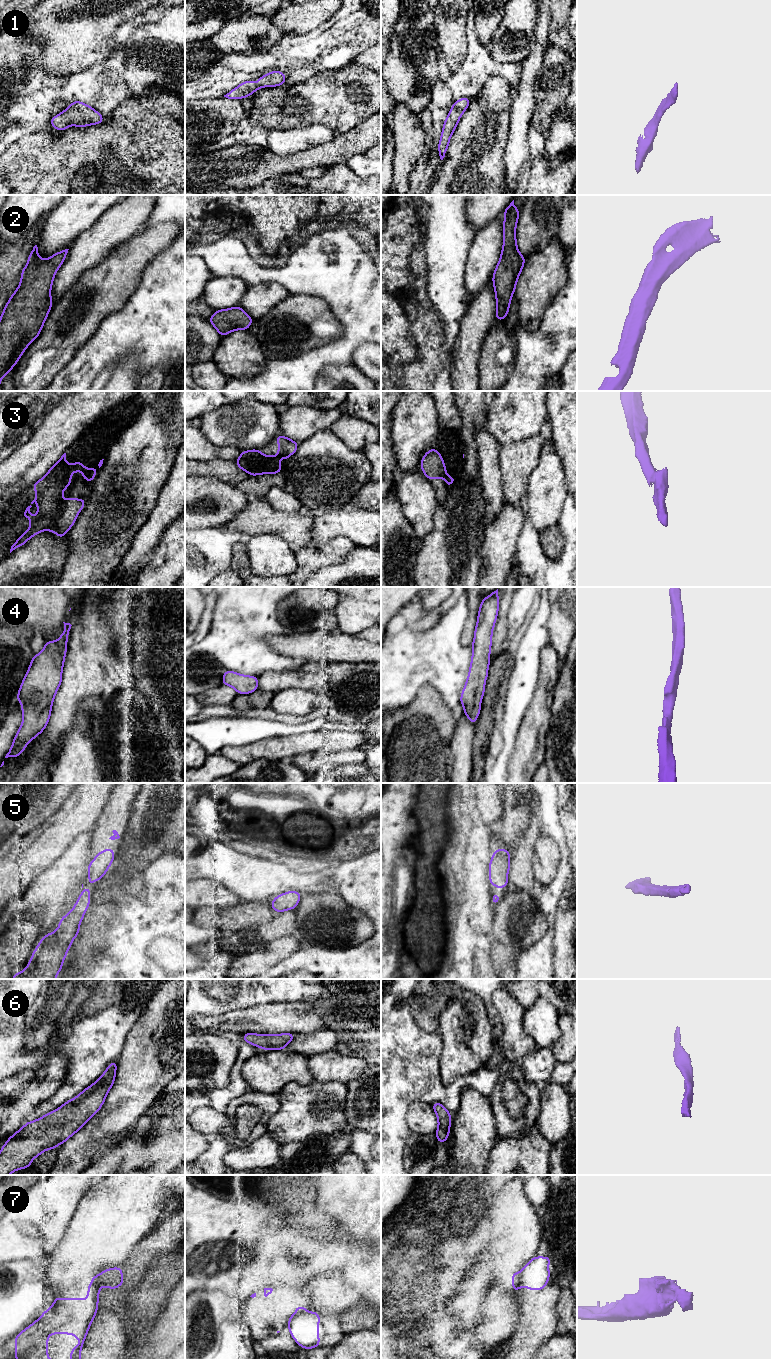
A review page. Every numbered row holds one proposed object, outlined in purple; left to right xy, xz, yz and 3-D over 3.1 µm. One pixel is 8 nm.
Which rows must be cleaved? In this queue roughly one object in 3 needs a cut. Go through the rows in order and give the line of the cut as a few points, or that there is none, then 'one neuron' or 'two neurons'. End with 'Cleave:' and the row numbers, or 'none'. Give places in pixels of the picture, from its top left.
1: cut none; one neuron
2: cut none; one neuron
3: cut none; one neuron
4: cut none; one neuron
5: cut none; one neuron
6: cut none; one neuron
7: cut yz (519, 1273), (520, 1286); two neurons
Cleave: 7

